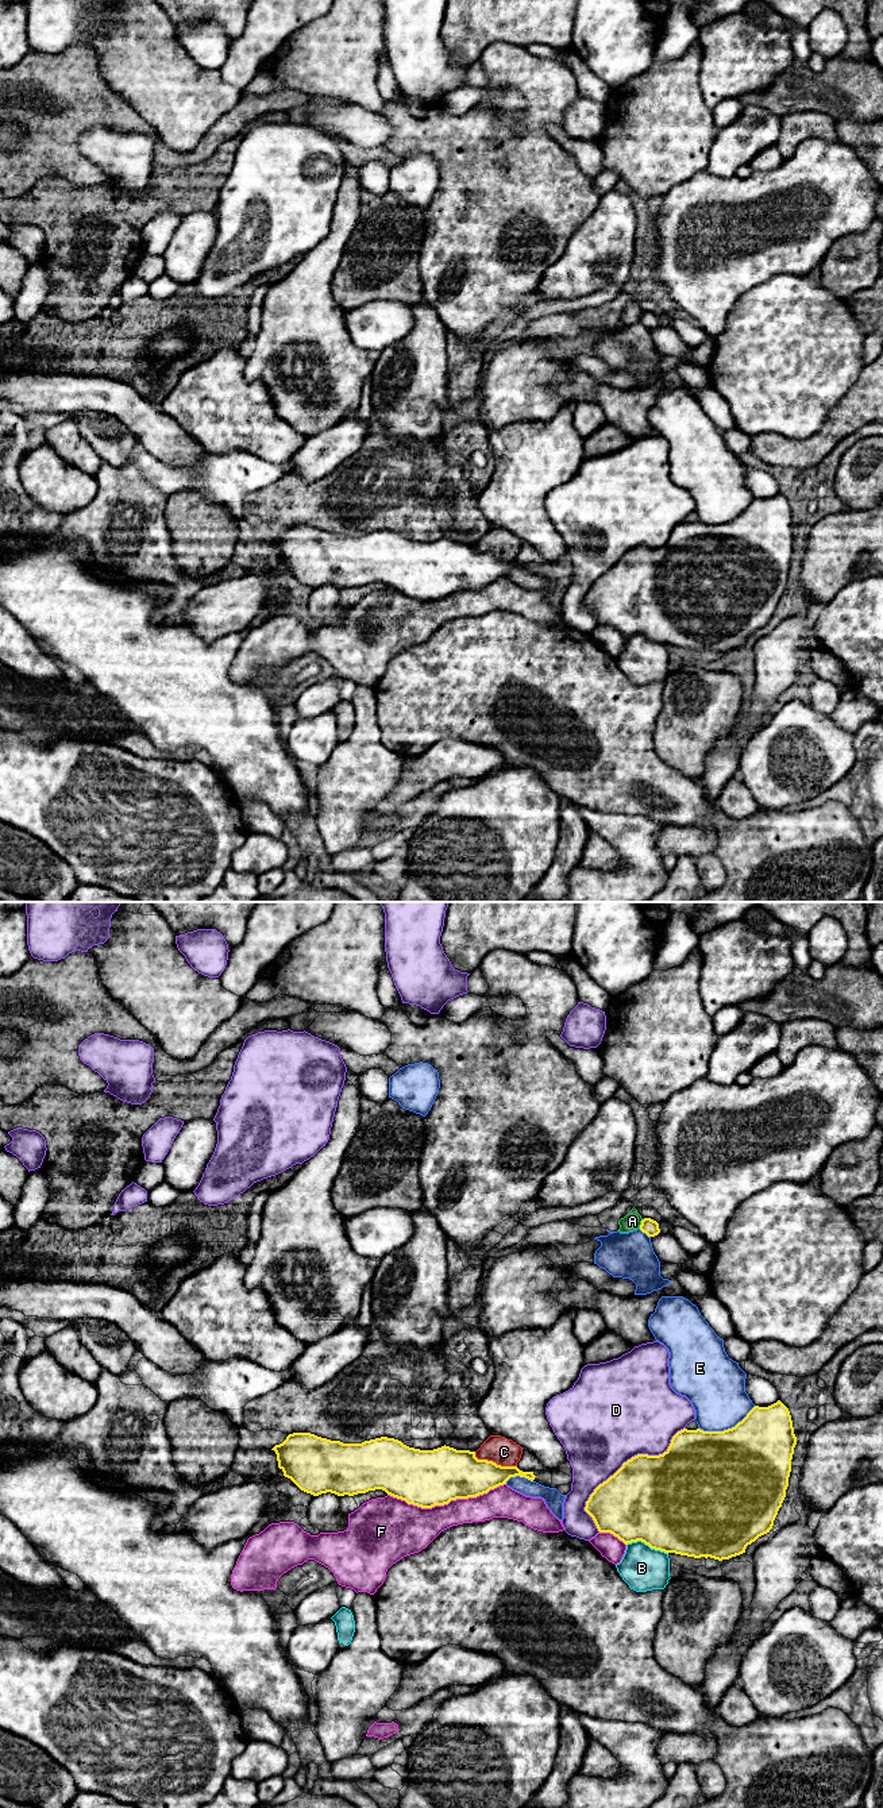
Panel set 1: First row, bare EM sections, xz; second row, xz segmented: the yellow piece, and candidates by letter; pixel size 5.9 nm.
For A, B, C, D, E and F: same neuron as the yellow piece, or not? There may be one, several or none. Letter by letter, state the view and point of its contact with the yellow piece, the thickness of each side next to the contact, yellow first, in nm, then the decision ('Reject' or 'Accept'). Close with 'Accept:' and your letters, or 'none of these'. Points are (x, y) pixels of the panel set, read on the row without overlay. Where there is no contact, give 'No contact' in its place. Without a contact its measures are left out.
A: Touches yellow at xz (641, 316). Thickness 100 nm (yellow) against 110 nm. Reject
B: Touches yellow at xz (647, 636). Thickness 500 nm (yellow) against 260 nm. Reject
C: Touches yellow at xz (494, 555). Thickness 280 nm (yellow) against 170 nm. Reject
D: Touches yellow at xz (623, 558). Thickness 500 nm (yellow) against 480 nm. Reject
E: Touches yellow at xz (728, 521). Thickness 500 nm (yellow) against 340 nm. Reject
F: Touches yellow at xz (446, 596). Thickness 340 nm (yellow) against 260 nm. Reject
Accept: none of these

